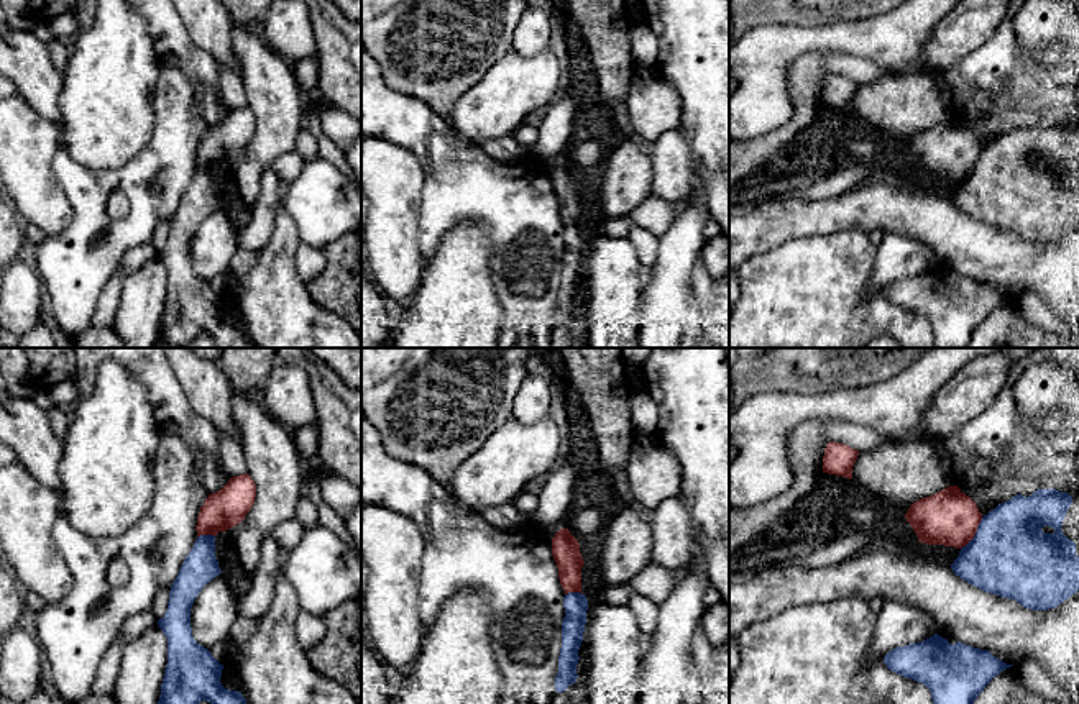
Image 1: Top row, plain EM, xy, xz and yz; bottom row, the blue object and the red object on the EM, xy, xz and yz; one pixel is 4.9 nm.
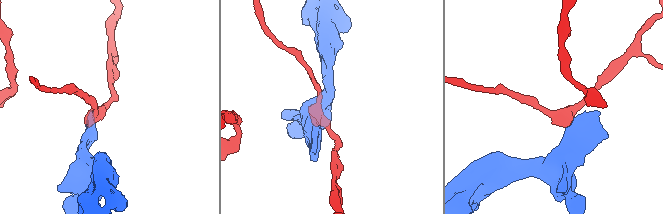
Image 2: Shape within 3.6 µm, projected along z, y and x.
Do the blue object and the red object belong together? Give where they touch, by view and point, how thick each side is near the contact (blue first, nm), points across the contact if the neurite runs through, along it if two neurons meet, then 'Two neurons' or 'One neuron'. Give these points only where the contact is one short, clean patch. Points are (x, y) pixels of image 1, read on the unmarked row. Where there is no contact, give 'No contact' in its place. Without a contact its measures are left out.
Touches blue at yz (976, 166). Thickness 400 nm (blue) against 280 nm. Boundary: yz (982, 150), (976, 166), (961, 181). Two neurons

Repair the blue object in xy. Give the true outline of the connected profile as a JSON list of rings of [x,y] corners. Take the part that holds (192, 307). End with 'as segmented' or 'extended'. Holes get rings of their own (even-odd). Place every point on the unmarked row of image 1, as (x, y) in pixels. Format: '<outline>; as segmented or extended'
[[[197,169],[171,218],[168,243],[158,253],[168,271],[168,297],[154,348],[187,348],[202,333],[212,336],[214,348],[253,348],[241,325],[222,318],[223,297],[192,269],[192,236],[220,205],[215,169]]]; as segmented

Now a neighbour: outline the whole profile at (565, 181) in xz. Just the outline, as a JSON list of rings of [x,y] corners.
[[[560,161],[552,171],[552,187],[565,226],[581,225],[581,200],[585,194],[580,185],[578,172],[568,161]]]

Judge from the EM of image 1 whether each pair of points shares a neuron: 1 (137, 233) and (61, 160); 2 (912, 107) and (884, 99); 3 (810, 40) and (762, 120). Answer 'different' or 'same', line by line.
1: same
2: same
3: same

